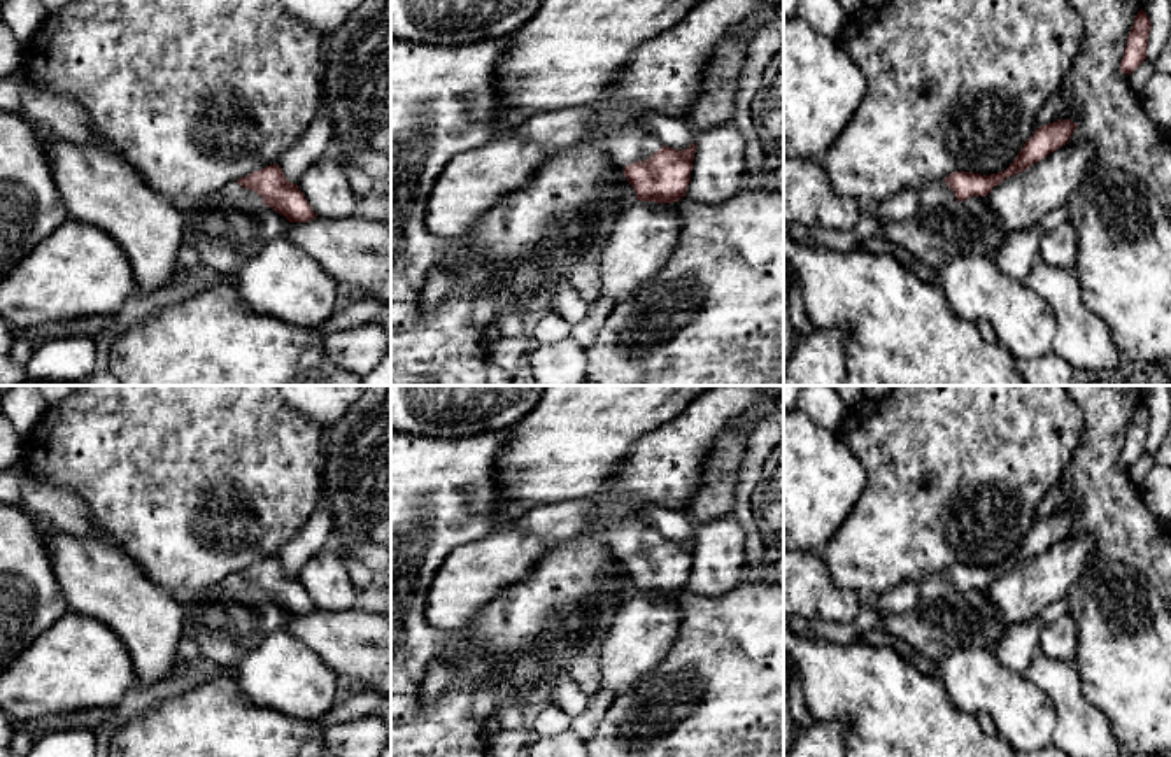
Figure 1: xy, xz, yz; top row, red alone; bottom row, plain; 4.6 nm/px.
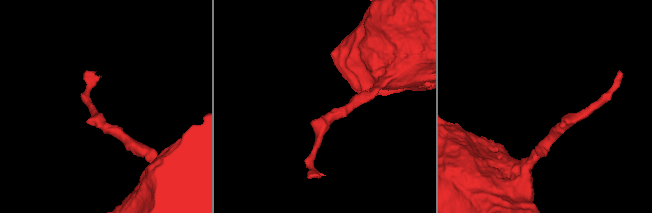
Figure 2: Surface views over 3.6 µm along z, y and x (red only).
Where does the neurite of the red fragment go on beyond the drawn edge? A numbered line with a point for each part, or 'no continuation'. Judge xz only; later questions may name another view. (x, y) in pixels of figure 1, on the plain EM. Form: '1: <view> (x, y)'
1: xz (626, 538)

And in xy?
1: xy (234, 582)

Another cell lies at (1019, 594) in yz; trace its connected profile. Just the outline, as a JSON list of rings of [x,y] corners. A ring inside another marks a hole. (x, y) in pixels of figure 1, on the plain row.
[[[1062,538],[1027,562],[1006,570],[987,587],[990,610],[1001,622],[1018,624],[1038,619],[1055,601],[1064,601],[1069,587],[1083,575],[1096,538]]]

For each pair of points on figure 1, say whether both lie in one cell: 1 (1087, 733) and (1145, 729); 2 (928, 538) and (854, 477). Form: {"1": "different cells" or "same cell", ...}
{"1": "different cells", "2": "different cells"}

